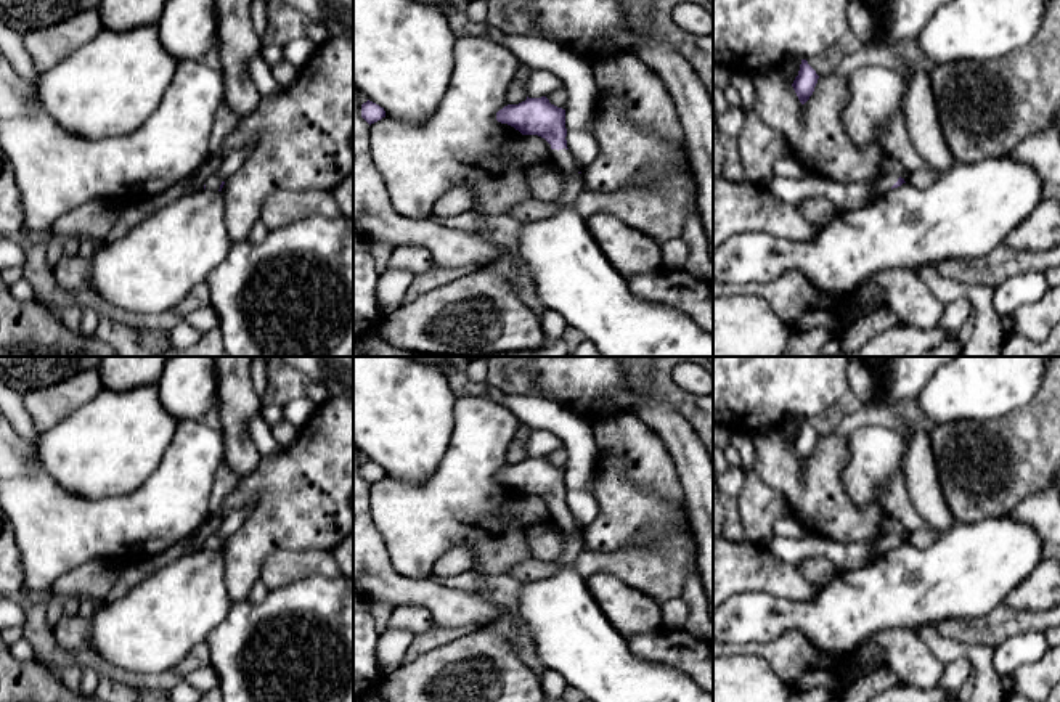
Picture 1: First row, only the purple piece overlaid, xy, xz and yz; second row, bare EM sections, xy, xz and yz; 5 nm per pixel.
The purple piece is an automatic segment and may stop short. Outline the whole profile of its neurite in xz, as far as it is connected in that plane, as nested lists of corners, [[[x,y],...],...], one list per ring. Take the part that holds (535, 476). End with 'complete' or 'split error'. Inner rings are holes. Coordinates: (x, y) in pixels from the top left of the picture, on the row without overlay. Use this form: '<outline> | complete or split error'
[[[546,456],[528,458],[519,464],[508,464],[496,472],[496,480],[508,484],[522,495],[538,495],[551,504],[549,520],[565,532],[581,532],[569,508],[565,469],[549,463]]] | split error

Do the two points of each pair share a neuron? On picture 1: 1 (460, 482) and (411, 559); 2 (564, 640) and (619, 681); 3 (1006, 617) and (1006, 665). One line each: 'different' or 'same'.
1: same
2: same
3: different

